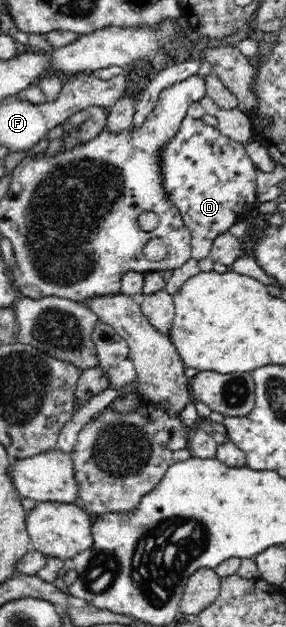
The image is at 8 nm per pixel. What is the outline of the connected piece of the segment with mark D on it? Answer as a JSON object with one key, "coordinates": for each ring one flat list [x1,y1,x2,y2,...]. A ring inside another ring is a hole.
{"coordinates":[[186,114,180,121,176,135,164,143,158,164,162,174,164,196,178,209,184,225,190,230,191,257,197,262,209,258,215,237,228,232,234,223,250,216,259,206,256,192,257,169,247,155,245,144,230,139,216,126,206,124,200,117,194,119]]}

